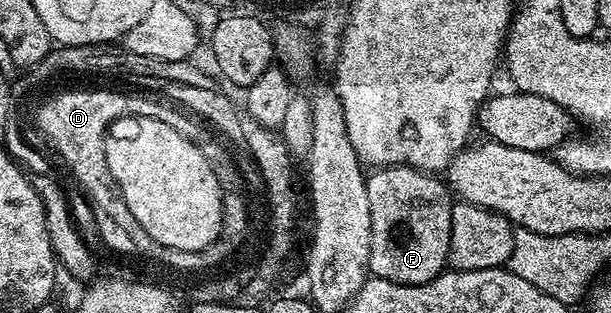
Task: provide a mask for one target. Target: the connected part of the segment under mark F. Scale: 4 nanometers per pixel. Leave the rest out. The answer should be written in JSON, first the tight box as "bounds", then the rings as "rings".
{"bounds":[367,166,453,286],"rings":[[[385,166],[367,175],[370,208],[370,246],[368,270],[371,277],[407,286],[426,284],[445,273],[450,252],[453,195],[435,173],[416,170],[412,166]]]}

